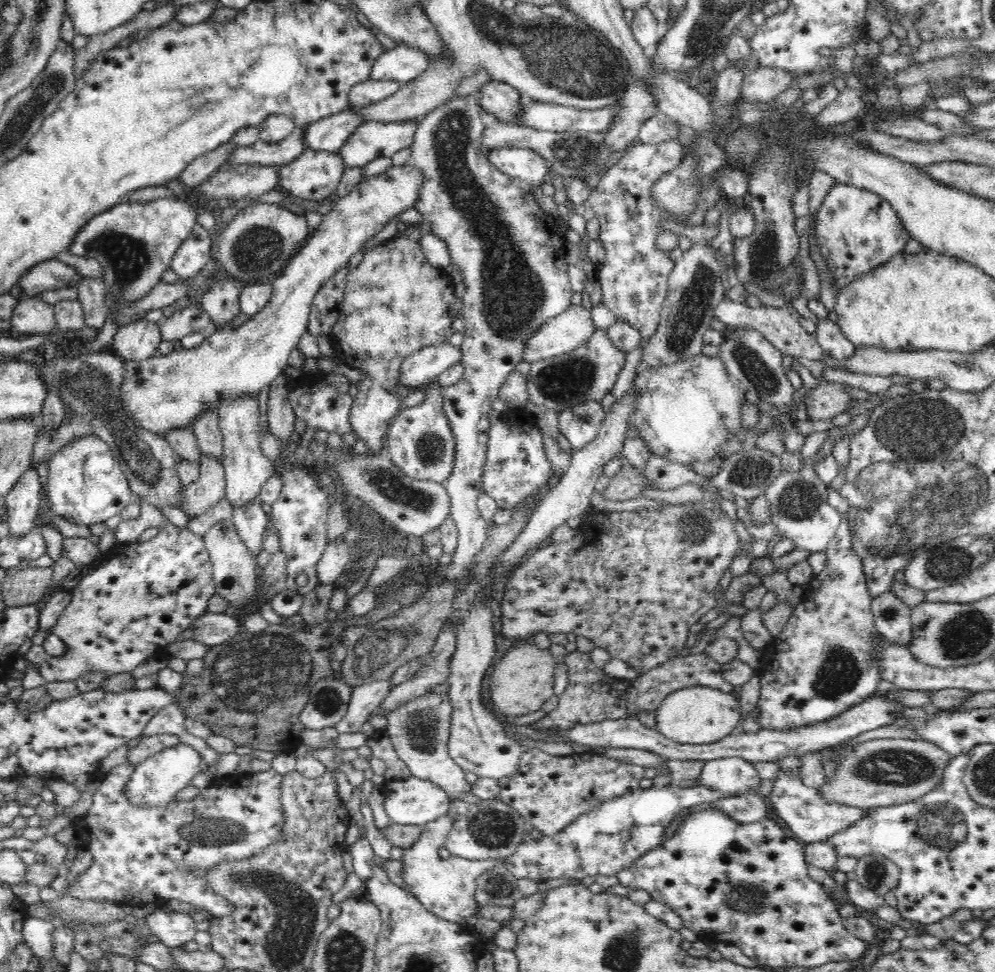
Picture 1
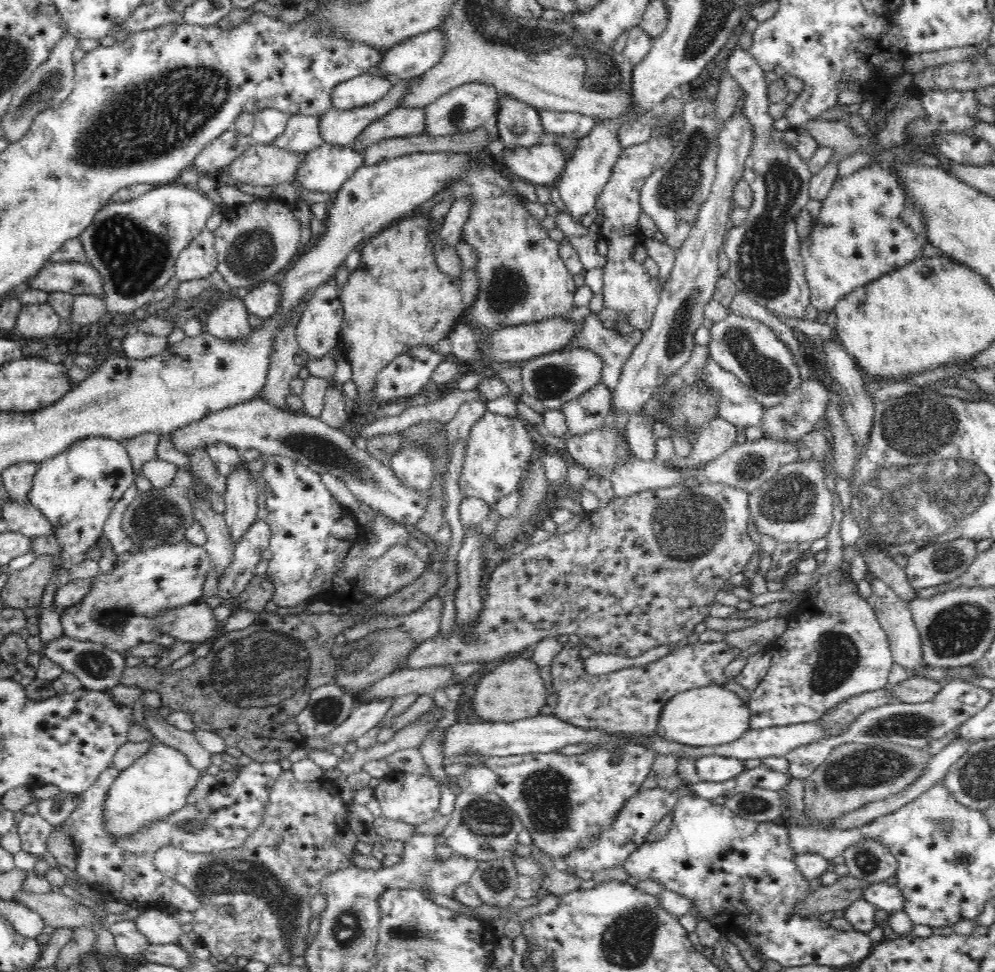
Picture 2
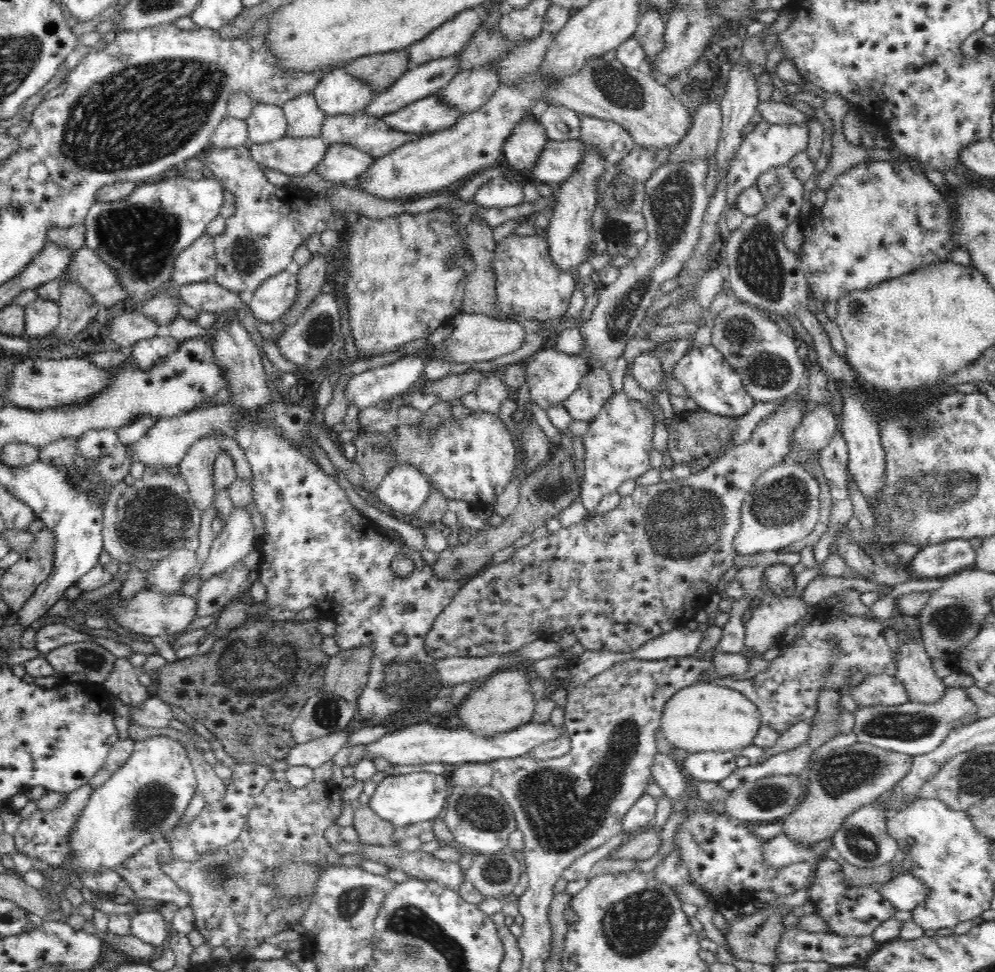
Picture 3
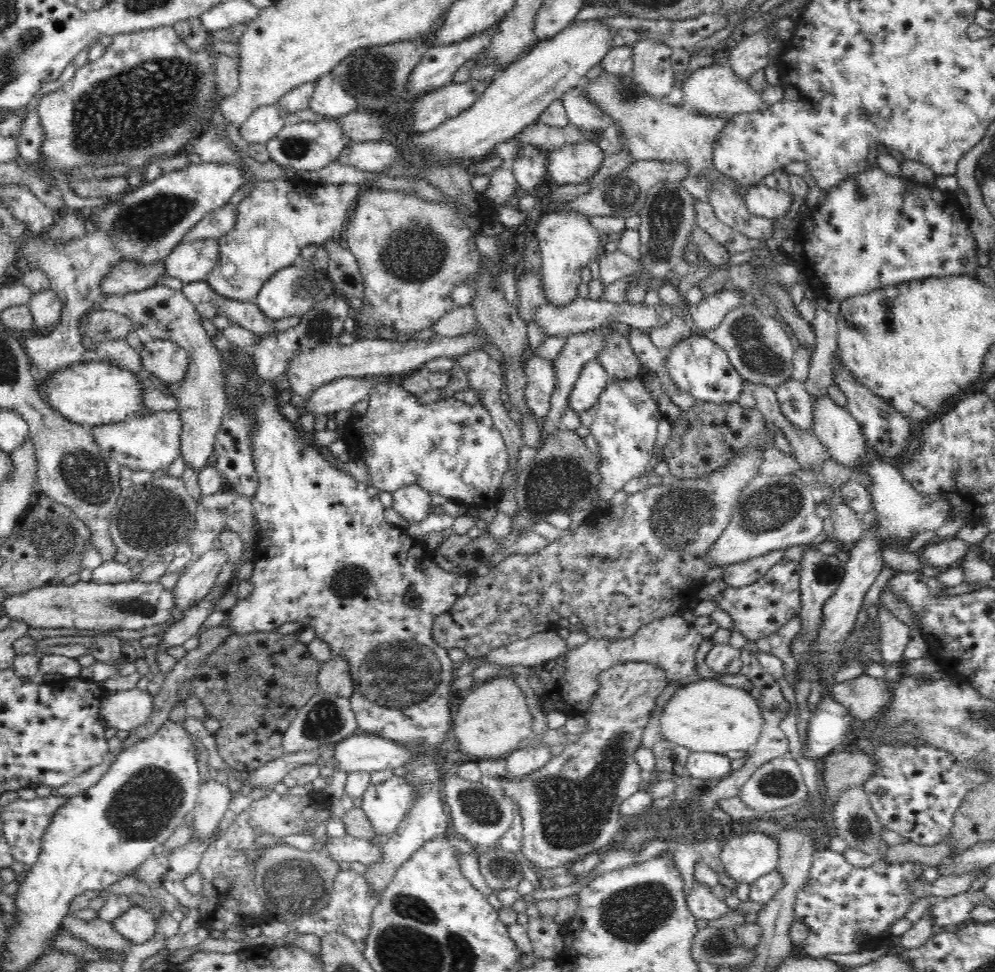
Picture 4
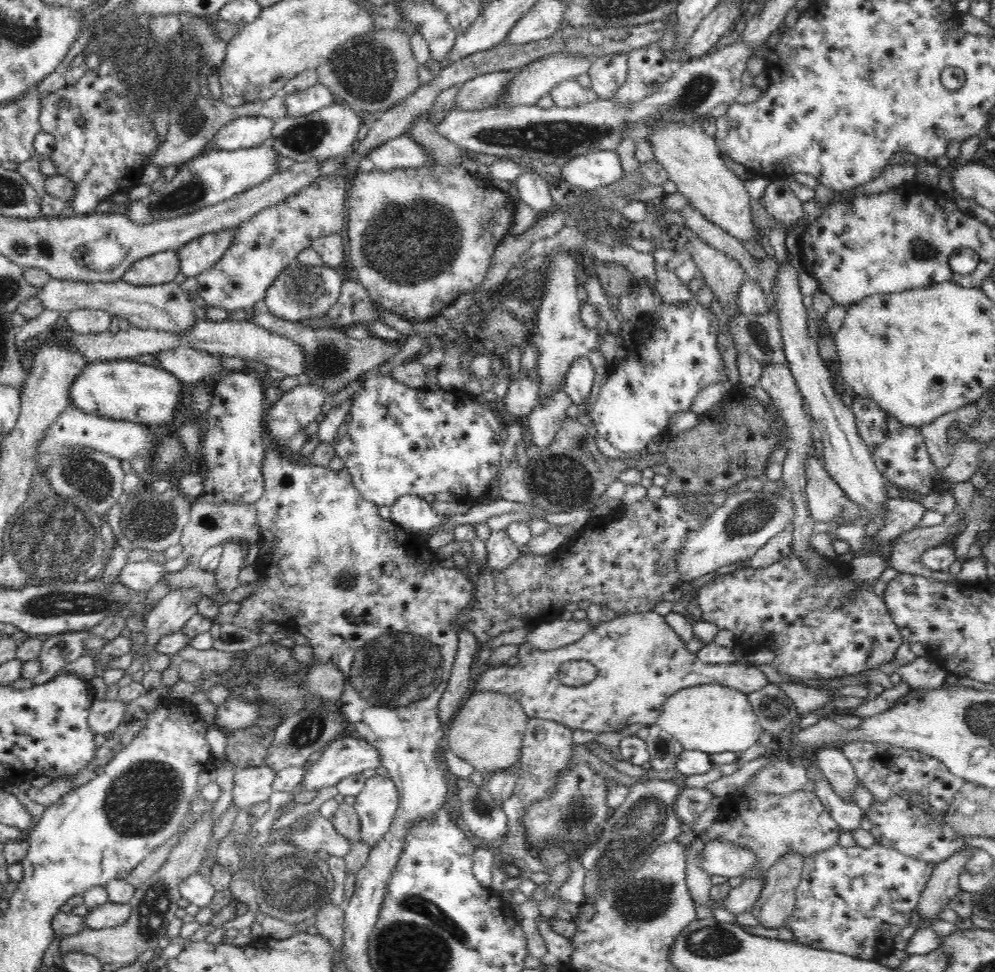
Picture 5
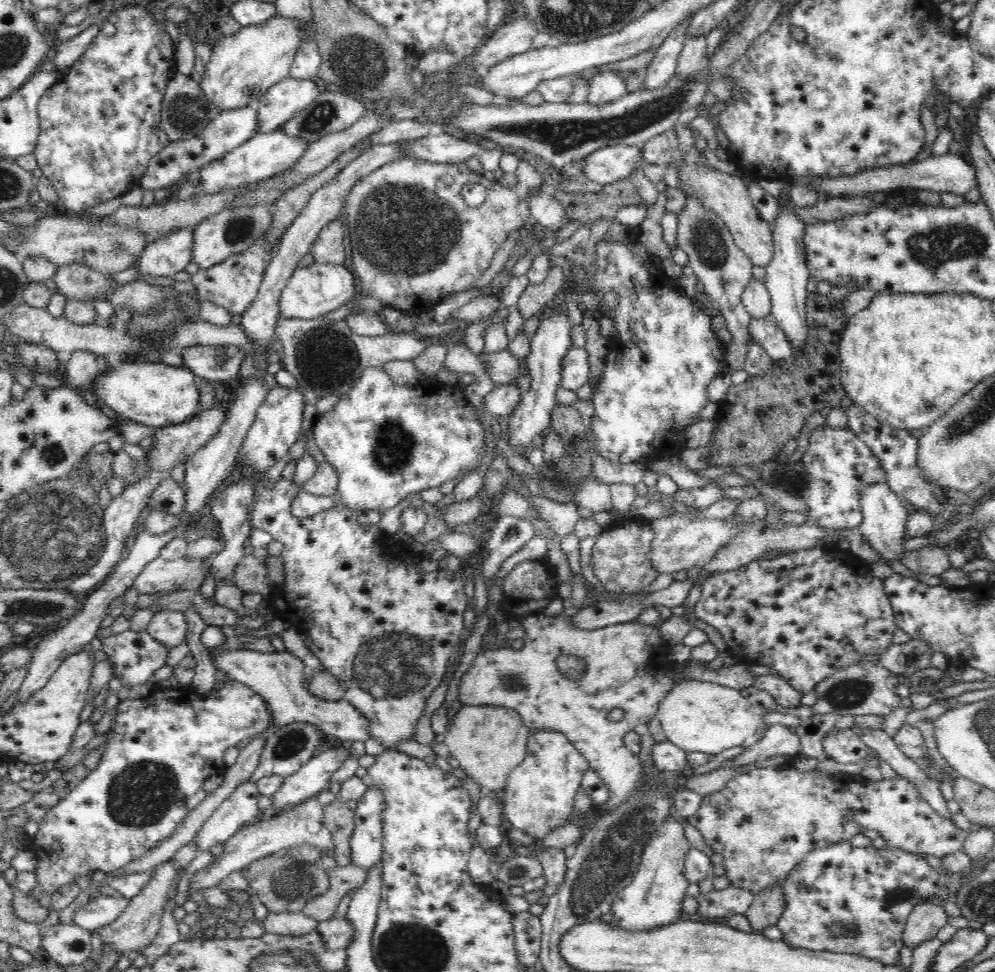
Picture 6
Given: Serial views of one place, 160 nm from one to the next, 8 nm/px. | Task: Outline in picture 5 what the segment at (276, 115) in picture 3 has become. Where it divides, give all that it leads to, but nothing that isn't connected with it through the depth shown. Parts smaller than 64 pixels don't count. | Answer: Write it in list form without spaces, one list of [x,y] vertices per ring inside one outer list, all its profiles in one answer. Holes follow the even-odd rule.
[[[263,116],[236,118],[218,130],[212,140],[215,143],[213,149],[233,151],[258,146],[270,141],[273,128],[273,119]]]

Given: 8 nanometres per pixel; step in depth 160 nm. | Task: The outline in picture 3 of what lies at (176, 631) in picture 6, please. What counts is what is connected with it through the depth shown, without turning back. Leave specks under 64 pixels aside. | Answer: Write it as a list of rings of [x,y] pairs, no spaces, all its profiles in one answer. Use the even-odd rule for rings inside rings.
[[[232,508],[230,518],[213,540],[206,564],[200,565],[196,570],[200,584],[223,573],[226,568],[240,562],[251,551],[258,540],[254,536],[251,515],[246,508]]]

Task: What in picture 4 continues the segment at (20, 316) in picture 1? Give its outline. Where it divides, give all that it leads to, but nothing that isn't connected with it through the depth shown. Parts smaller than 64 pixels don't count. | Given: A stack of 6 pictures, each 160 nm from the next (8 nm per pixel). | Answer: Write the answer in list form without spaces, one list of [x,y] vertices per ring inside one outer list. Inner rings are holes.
[[[49,289],[45,292],[34,293],[29,308],[33,316],[33,326],[40,330],[46,326],[56,326],[60,322],[64,303]]]

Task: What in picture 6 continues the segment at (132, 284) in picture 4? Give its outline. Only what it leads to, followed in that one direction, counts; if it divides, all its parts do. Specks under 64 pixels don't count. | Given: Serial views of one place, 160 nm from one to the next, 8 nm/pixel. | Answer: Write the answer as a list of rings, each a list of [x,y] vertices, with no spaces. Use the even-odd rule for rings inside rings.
[[[180,229],[178,233],[169,235],[150,242],[144,250],[138,262],[137,275],[143,275],[145,279],[151,281],[163,281],[163,278],[174,277],[178,272],[183,272],[188,264],[192,261],[192,250],[194,248],[194,230]]]

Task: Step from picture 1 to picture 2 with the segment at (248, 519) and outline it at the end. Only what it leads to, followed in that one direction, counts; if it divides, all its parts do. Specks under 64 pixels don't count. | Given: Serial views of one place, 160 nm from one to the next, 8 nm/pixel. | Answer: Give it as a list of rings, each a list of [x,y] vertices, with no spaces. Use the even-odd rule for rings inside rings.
[[[256,519],[250,525],[250,528],[244,533],[243,539],[236,544],[236,550],[234,550],[234,556],[232,556],[232,564],[220,576],[219,589],[216,596],[224,599],[236,599],[240,596],[241,592],[248,586],[248,583],[255,575],[254,569],[256,568],[256,564],[260,562],[262,552],[269,548],[270,536],[270,525],[266,520]]]

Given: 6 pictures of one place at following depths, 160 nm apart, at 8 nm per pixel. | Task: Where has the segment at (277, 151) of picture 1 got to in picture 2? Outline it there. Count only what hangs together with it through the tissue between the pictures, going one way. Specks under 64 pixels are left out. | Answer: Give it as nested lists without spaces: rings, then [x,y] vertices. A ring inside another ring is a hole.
[[[305,114],[290,115],[284,132],[269,145],[288,152],[304,154],[320,146],[323,138],[320,132],[319,118],[320,116],[306,116]]]

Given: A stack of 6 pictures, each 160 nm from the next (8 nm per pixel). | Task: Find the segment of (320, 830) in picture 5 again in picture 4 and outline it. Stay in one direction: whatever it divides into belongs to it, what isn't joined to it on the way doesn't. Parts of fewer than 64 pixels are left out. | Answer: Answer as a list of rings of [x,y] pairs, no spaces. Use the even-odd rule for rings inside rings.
[[[348,834],[342,838],[329,837],[325,849],[338,863],[359,862],[370,866],[383,860],[383,850],[378,846],[373,846],[370,840],[354,838]]]

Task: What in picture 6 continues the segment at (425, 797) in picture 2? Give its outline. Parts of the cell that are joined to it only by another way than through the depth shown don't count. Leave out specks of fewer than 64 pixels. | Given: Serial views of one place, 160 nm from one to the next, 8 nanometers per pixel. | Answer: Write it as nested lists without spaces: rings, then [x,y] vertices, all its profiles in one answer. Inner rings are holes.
[[[367,788],[364,796],[357,800],[350,847],[351,861],[362,867],[362,871],[369,871],[370,867],[380,864],[383,858],[382,794],[380,788]]]

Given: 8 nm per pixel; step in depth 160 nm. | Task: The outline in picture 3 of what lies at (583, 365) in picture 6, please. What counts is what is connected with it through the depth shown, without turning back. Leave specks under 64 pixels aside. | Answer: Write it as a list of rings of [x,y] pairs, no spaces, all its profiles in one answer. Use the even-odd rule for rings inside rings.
[[[595,367],[563,405],[574,420],[589,423],[598,416],[612,394],[611,375],[606,370]]]

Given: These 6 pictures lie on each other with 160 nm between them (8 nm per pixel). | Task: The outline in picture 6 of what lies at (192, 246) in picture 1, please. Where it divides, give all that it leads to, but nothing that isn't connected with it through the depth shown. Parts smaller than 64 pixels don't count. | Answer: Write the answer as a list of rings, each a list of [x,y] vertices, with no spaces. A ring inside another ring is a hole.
[[[258,204],[258,206],[240,206],[240,208],[227,208],[222,211],[220,211],[218,214],[209,216],[204,220],[201,224],[198,224],[198,227],[194,229],[194,248],[192,250],[192,261],[193,263],[196,263],[200,269],[208,269],[212,268],[212,266],[215,266],[216,264],[221,264],[228,256],[232,256],[234,254],[240,254],[240,252],[246,252],[252,244],[256,244],[256,240],[258,238],[262,238],[262,236],[265,236],[267,232],[269,232],[272,224],[273,224],[273,214],[271,213],[274,209],[274,206],[272,204]]]

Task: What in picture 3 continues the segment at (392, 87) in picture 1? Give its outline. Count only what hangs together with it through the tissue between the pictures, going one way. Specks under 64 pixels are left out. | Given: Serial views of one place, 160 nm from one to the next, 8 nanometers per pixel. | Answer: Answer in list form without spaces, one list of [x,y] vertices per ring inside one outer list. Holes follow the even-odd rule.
[[[342,67],[324,76],[314,88],[313,95],[320,110],[330,117],[355,114],[372,102],[374,97],[368,83],[346,72]]]

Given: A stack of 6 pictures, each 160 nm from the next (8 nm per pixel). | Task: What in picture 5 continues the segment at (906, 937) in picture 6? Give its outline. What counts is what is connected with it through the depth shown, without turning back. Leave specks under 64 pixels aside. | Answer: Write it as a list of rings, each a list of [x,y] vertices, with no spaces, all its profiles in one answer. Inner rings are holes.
[[[966,847],[950,859],[933,864],[930,880],[917,902],[921,918],[930,918],[932,922],[939,919],[939,912],[948,907],[950,899],[960,892],[959,876],[974,854],[975,848]]]

